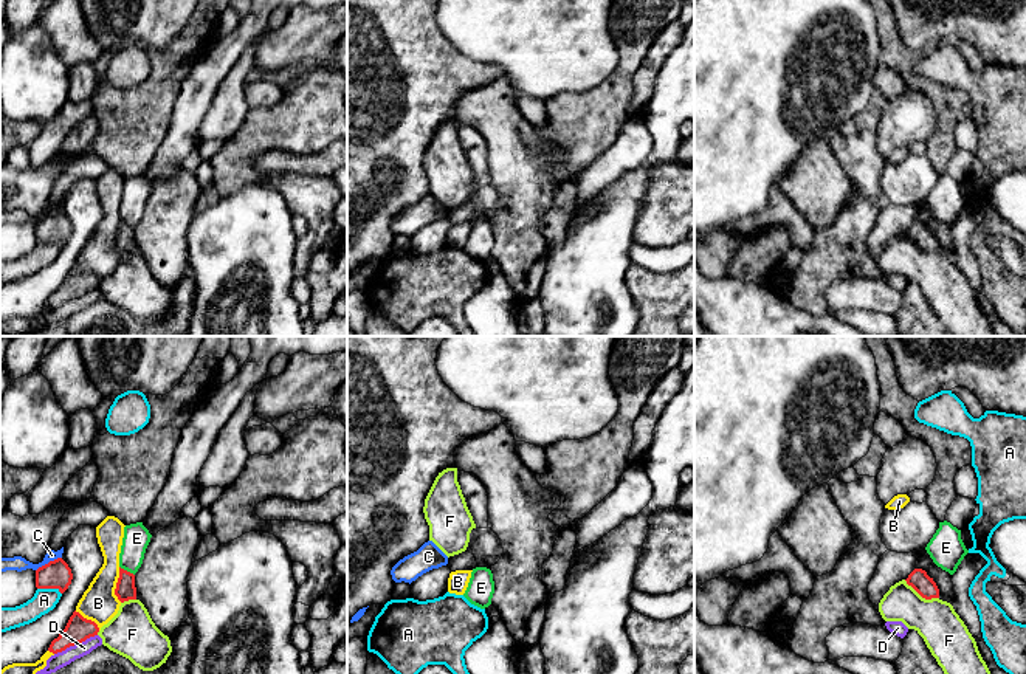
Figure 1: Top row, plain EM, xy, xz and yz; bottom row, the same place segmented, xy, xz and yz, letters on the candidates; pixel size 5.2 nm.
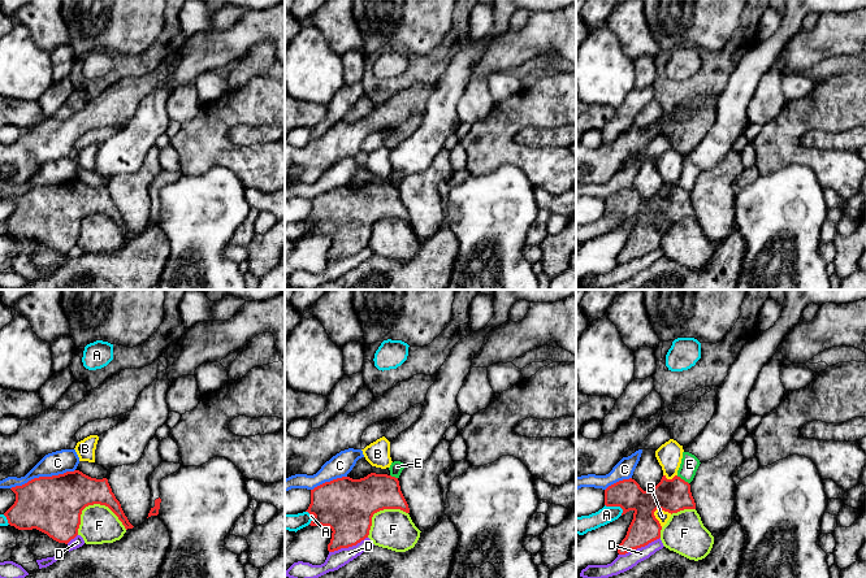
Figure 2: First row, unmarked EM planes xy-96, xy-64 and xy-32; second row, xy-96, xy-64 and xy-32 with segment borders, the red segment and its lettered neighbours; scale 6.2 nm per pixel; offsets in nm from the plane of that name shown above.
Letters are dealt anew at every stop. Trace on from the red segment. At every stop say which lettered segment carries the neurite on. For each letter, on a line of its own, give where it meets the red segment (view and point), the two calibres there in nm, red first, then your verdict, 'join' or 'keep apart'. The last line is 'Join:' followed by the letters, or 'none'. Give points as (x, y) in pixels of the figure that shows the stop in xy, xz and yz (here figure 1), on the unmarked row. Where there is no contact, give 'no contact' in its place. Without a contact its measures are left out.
A: xy (50, 240) | 150/120 nm | keep apart
B: xy (117, 237) | 100/190 nm | keep apart
C: xy (50, 214) | 150/80 nm | keep apart
D: xy (75, 296) | 140/80 nm | keep apart
E: xy (126, 223) | 100/140 nm | keep apart
F: yz (921, 248) | 100/220 nm | keep apart
Join: none

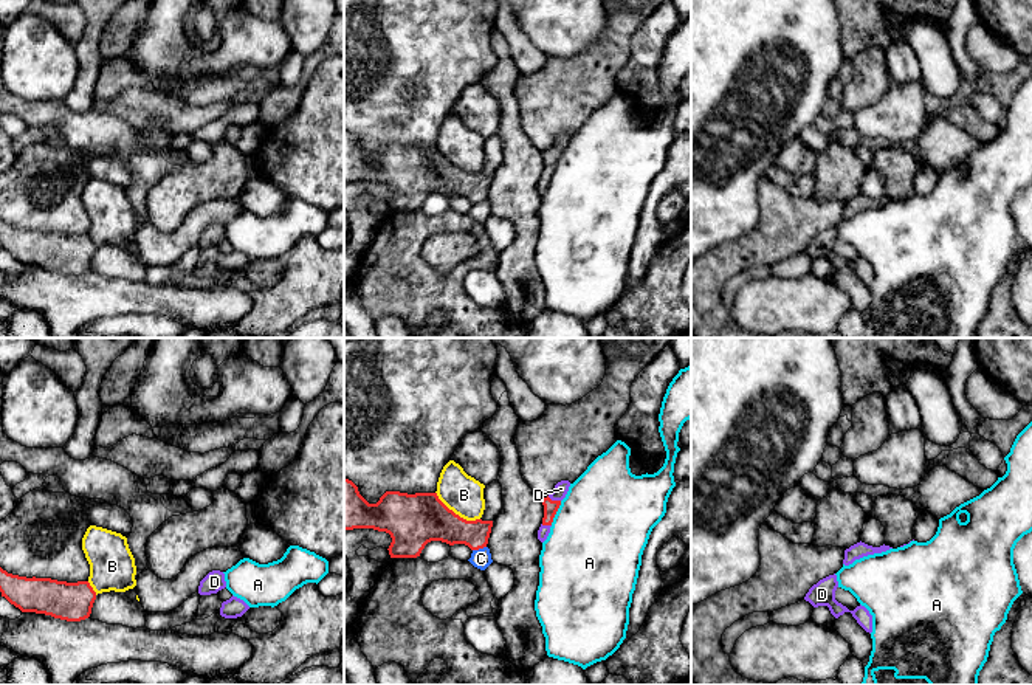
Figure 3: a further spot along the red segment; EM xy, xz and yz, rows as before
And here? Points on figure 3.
A: xz (555, 166) | 80/500 nm | keep apart
B: xz (454, 166) | 280/200 nm | keep apart
C: xz (479, 200) | 180/100 nm | keep apart
D: xz (553, 154) | 80/70 nm | join
Join: D

